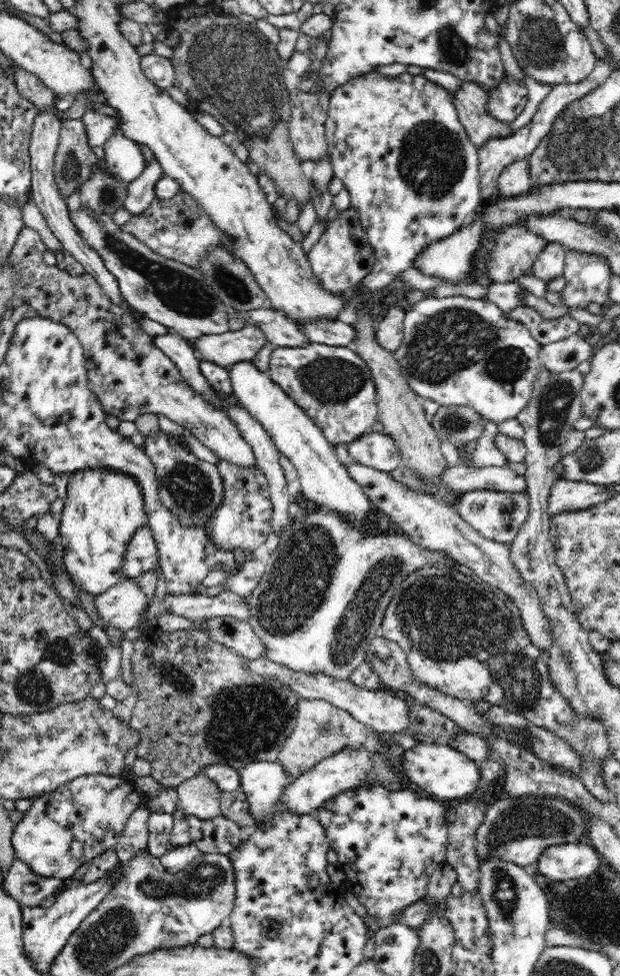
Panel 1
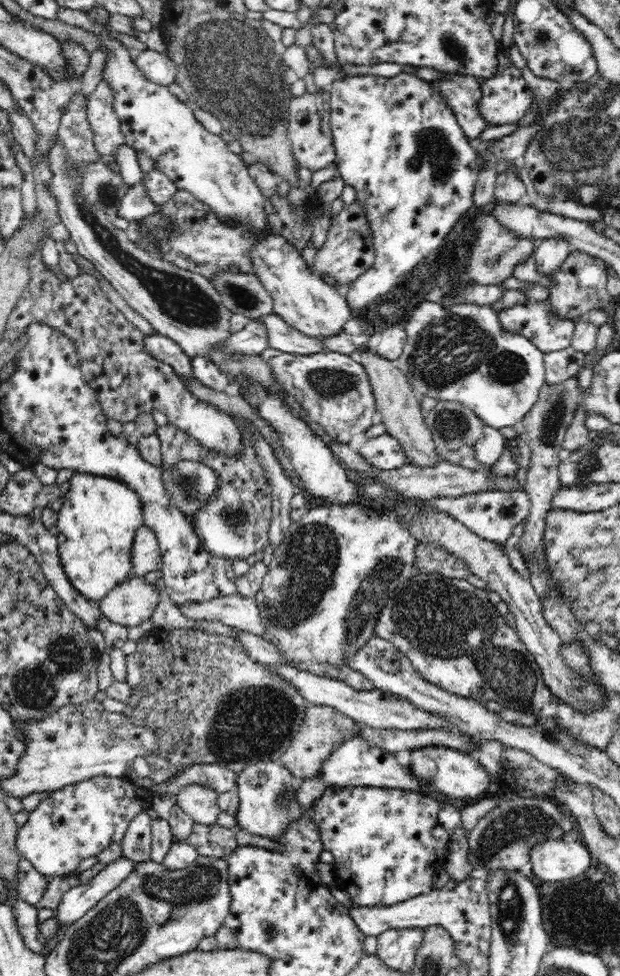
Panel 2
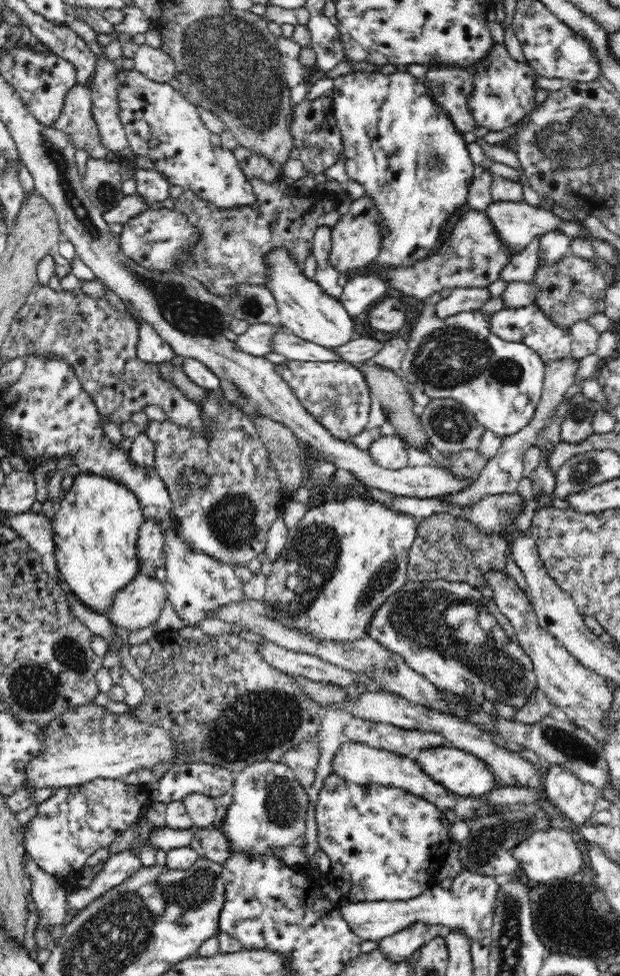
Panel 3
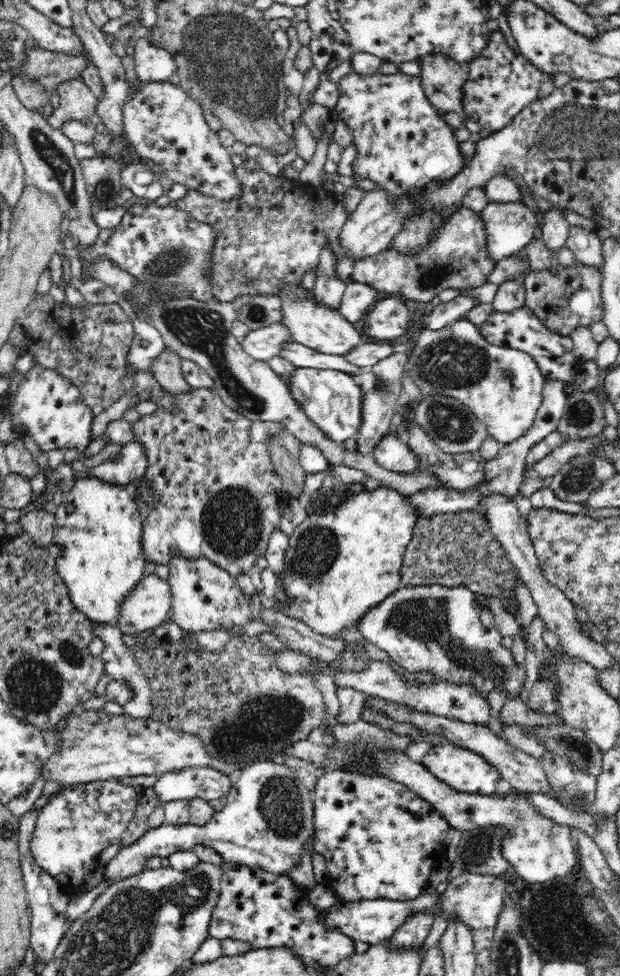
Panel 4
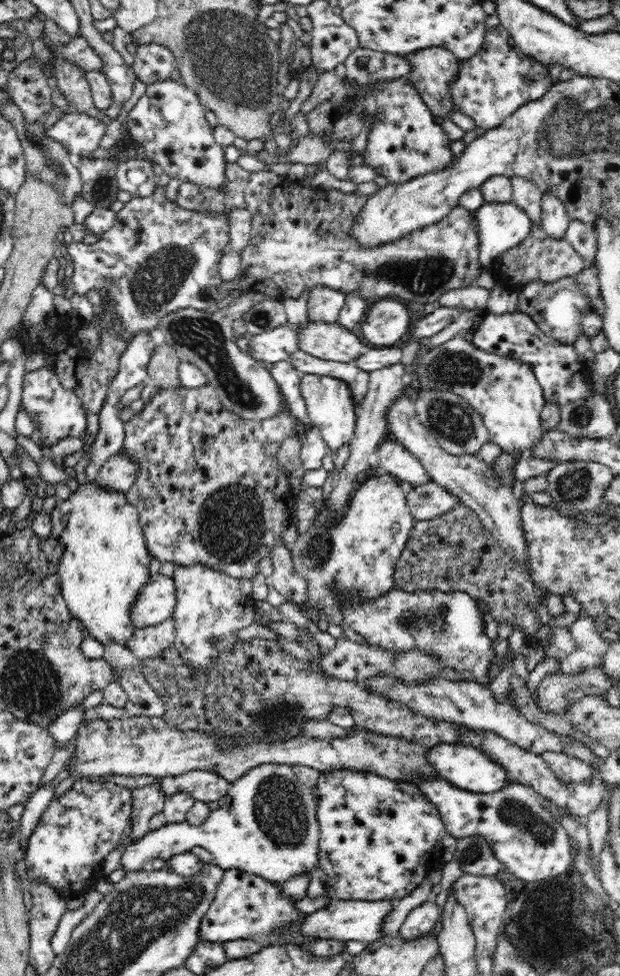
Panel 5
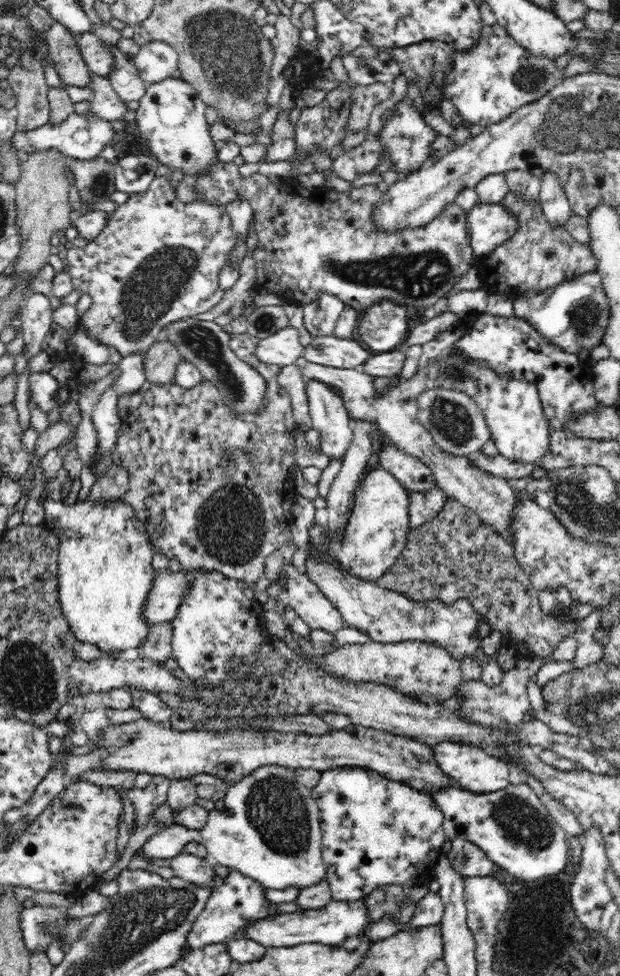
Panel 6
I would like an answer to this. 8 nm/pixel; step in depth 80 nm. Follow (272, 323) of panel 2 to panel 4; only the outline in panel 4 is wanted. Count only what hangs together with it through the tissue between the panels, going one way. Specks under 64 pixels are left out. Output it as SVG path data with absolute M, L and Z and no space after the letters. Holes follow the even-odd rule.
M296 341L283 346L281 356L289 360L295 368L332 369L348 373L352 377L360 376L366 371L346 360L345 356L334 356L308 348Z

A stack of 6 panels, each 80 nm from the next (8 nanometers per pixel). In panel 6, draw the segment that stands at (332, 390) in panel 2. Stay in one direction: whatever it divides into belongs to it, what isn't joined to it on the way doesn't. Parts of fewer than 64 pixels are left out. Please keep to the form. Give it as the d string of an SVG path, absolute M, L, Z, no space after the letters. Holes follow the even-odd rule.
M316 380L308 383L306 392L313 429L319 435L320 452L332 461L344 457L354 434L342 397L332 387Z

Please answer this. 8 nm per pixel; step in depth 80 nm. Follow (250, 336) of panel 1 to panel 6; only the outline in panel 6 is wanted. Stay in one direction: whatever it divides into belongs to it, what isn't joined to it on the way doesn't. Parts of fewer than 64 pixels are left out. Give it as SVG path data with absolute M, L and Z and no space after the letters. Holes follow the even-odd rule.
M292 325L265 339L259 339L258 344L256 356L268 364L283 367L294 364L304 357L305 348L300 343L300 334Z

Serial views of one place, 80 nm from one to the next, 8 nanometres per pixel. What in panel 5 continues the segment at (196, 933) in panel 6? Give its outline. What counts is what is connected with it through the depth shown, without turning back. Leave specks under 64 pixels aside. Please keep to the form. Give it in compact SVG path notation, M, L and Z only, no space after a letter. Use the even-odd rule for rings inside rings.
M225 870L222 880L216 889L214 901L210 909L201 917L199 942L226 943L232 940L252 940L262 945L294 944L302 945L316 956L332 956L345 951L345 943L329 942L328 940L309 940L309 938L293 938L291 934L275 936L275 929L304 919L305 916L295 908L295 902L280 895L280 886L272 885L258 875L242 870Z

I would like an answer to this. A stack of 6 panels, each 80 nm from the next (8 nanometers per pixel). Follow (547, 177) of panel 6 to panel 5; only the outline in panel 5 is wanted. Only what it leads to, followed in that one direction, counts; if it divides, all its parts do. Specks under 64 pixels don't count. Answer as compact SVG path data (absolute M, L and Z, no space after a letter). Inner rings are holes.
M546 188L546 192L542 192L541 204L541 224L546 235L552 238L564 237L572 218L567 214L567 210L556 192Z

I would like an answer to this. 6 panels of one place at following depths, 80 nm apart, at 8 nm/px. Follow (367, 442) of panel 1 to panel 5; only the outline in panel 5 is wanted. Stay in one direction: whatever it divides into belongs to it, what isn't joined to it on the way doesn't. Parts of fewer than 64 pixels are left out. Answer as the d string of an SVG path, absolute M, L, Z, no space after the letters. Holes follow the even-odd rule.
M387 438L377 453L380 471L392 474L400 483L416 488L432 481L424 466L400 443Z

